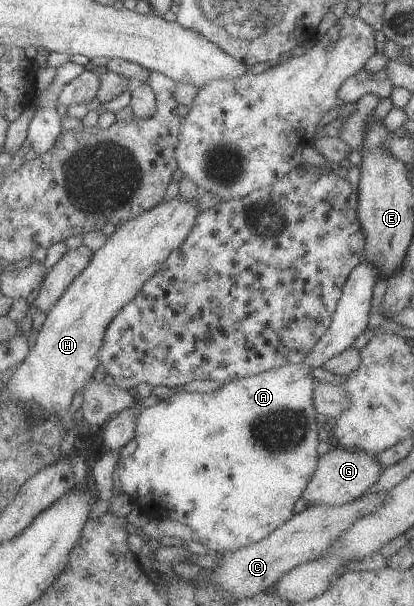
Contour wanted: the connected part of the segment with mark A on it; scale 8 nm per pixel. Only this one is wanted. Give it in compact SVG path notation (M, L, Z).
M367 260L358 264L350 272L349 278L342 286L342 295L337 304L337 308L332 316L331 324L327 332L317 341L313 346L311 352L305 357L301 363L291 362L287 366L271 369L258 375L250 377L243 377L234 381L225 383L223 387L216 391L206 393L198 393L197 391L189 393L187 391L176 390L164 401L159 402L150 407L144 407L140 410L137 424L136 424L136 440L137 448L135 452L129 457L123 457L119 465L119 480L123 492L127 493L136 506L141 506L143 512L149 514L157 514L159 518L166 518L186 524L190 526L198 536L198 541L208 546L212 553L221 555L226 552L233 552L240 548L248 547L250 544L255 544L257 541L263 540L269 536L278 526L285 524L295 512L293 507L295 502L302 497L303 491L307 488L309 481L313 478L314 472L318 467L317 446L319 446L318 434L321 430L317 428L316 408L314 405L314 388L313 376L311 372L318 366L323 366L329 359L341 354L346 348L353 347L353 342L360 335L363 334L369 322L369 310L371 306L371 298L373 298L373 288L378 281L378 268Z

